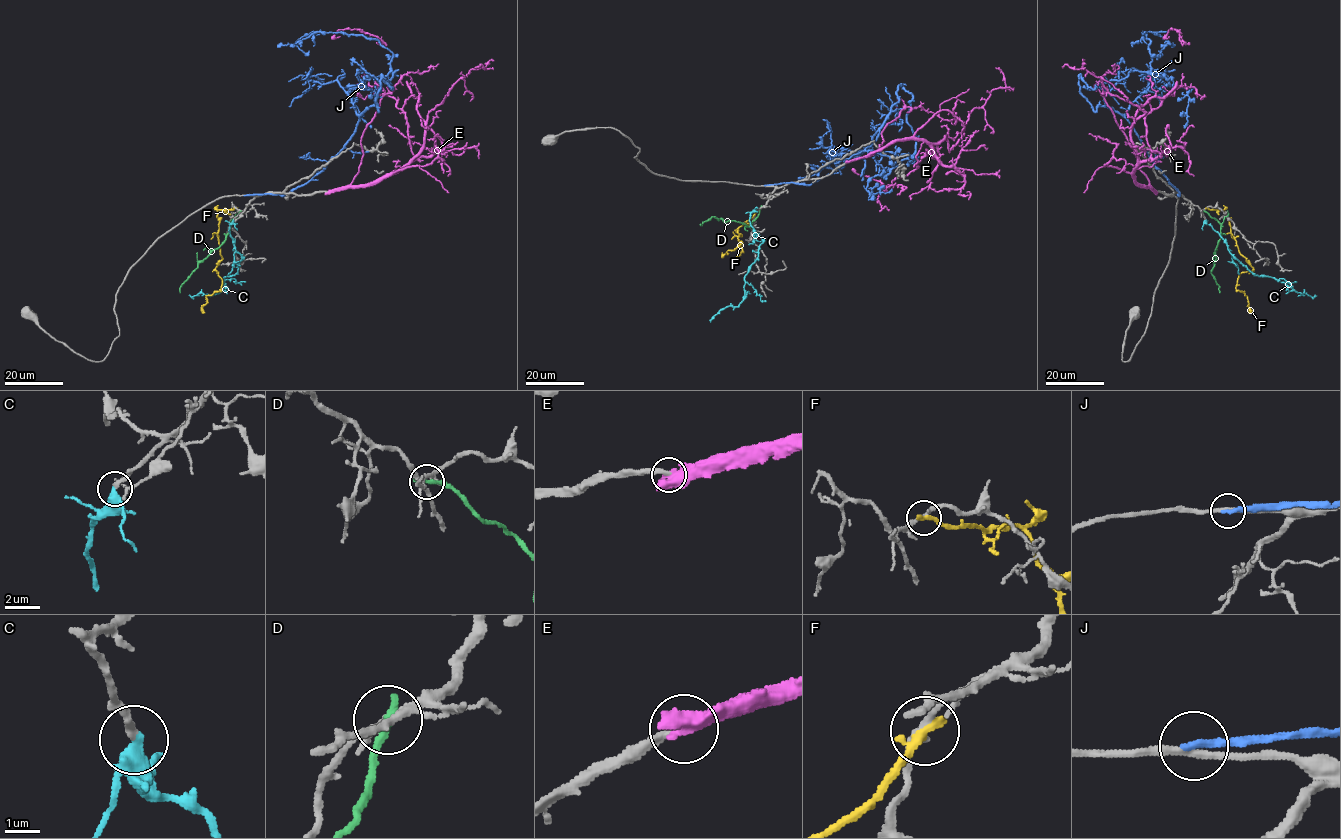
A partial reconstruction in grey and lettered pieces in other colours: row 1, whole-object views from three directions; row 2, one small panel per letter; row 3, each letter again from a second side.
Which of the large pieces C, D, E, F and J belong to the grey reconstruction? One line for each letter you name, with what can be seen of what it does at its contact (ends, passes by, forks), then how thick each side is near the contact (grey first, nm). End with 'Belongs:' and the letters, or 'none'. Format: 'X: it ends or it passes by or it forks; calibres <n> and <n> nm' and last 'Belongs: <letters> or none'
C: it ends; calibres 240 and 500 nm
Belongs: C

